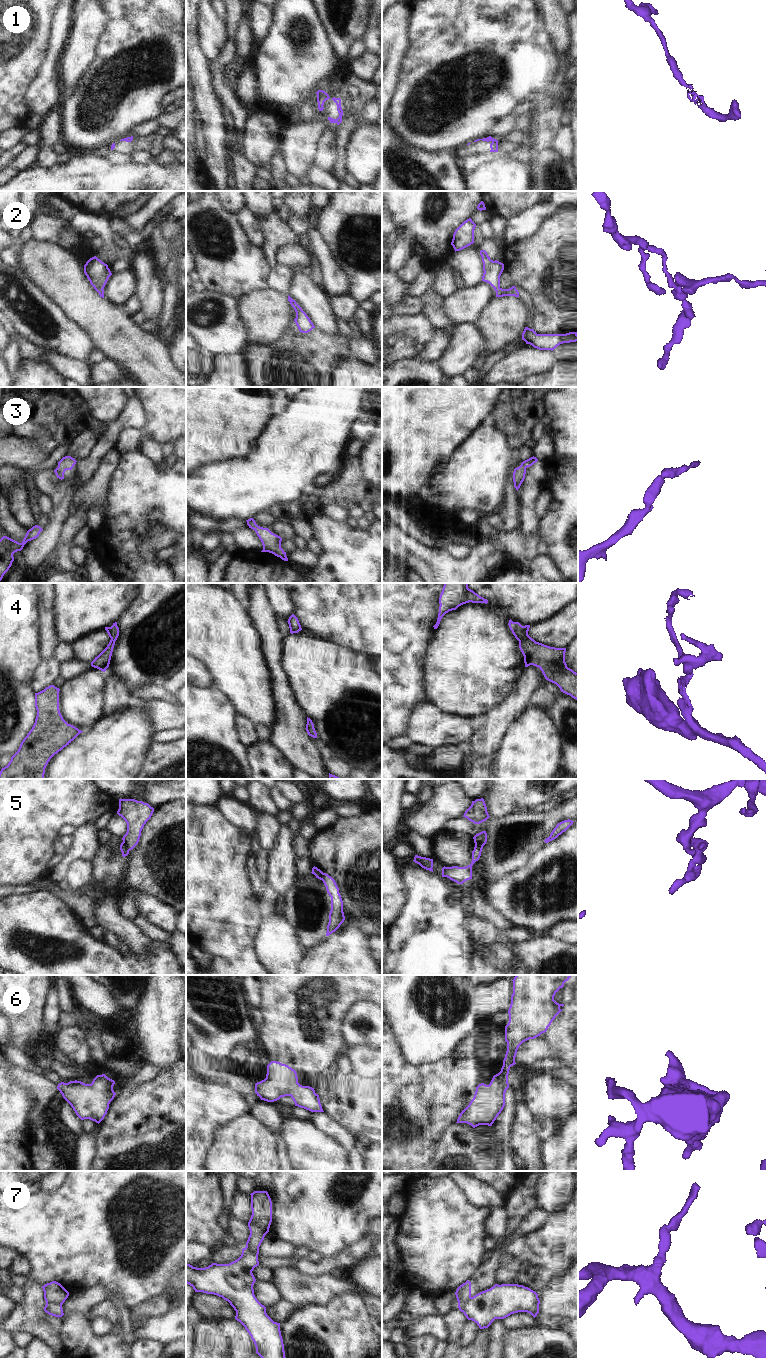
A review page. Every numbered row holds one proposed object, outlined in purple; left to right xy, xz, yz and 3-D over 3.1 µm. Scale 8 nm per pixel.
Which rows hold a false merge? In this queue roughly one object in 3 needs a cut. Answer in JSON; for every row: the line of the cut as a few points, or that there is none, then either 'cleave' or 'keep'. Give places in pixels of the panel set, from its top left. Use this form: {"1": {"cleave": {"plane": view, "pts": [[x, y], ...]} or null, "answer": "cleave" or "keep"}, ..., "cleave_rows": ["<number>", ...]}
{"1": {"cleave": null, "answer": "keep"}, "2": {"cleave": null, "answer": "keep"}, "3": {"cleave": null, "answer": "keep"}, "4": {"cleave": null, "answer": "keep"}, "5": {"cleave": {"plane": "xy", "pts": [[122, 842], [129, 850]]}, "answer": "cleave"}, "6": {"cleave": null, "answer": "keep"}, "7": {"cleave": {"plane": "xy", "pts": [[46, 1302], [61, 1304]]}, "answer": "cleave"}, "cleave_rows": ["5", "7"]}

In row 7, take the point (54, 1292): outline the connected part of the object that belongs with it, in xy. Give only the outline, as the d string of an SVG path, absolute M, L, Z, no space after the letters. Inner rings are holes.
M52 1281L42 1286L46 1303L63 1304L69 1292L58 1282Z

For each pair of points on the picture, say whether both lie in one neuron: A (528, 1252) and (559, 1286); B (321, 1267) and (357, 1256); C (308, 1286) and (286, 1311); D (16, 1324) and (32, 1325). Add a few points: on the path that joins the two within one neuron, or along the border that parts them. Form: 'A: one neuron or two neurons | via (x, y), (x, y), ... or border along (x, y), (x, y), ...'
A: two neurons | border along (567, 1270), (562, 1275), (554, 1277), (536, 1292)
B: one neuron | via (330, 1263), (348, 1257)
C: two neurons | border along (282, 1299), (285, 1299), (295, 1309)
D: one neuron | via (20, 1324), (28, 1324)

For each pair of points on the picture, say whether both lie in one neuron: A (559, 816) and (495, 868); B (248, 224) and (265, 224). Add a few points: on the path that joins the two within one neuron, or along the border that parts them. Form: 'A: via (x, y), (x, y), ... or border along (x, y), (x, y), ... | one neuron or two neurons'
A: via (543, 828), (522, 850), (511, 857) | one neuron
B: border along (257, 219), (259, 231), (263, 237), (261, 246) | two neurons

